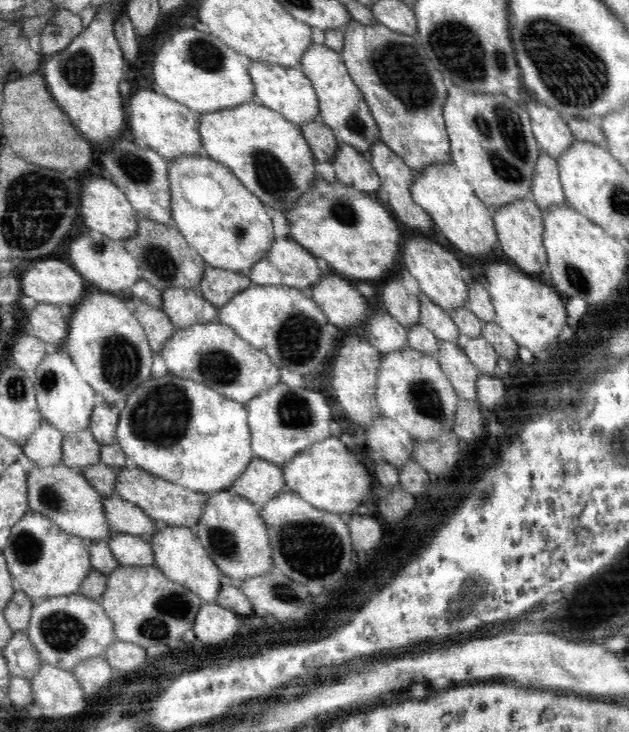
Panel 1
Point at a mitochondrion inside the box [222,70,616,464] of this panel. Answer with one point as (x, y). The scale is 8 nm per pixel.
(512, 151)

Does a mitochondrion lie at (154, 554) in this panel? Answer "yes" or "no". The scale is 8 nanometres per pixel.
no

